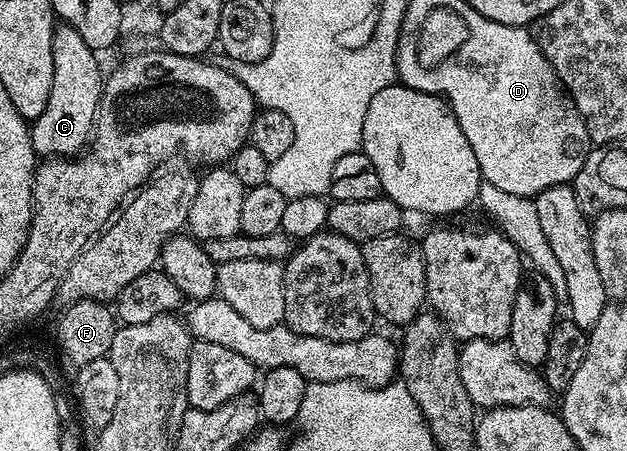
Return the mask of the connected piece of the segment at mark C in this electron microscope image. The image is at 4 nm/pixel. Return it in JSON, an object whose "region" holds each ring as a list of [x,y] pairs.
{"region":[[[64,23],[58,24],[51,39],[53,82],[51,95],[43,115],[32,122],[33,149],[38,158],[72,157],[88,146],[93,135],[93,124],[101,98],[103,72],[97,62],[98,54],[83,43],[79,31]]]}

